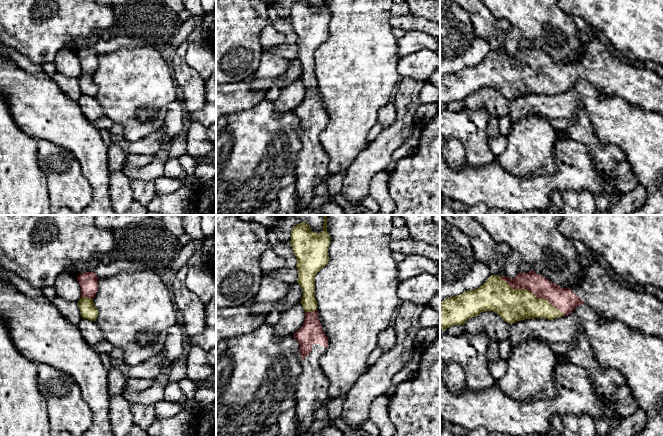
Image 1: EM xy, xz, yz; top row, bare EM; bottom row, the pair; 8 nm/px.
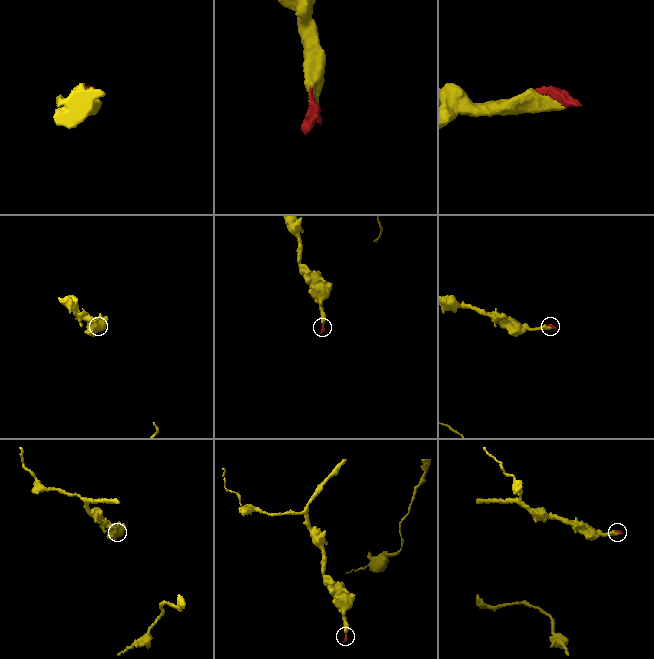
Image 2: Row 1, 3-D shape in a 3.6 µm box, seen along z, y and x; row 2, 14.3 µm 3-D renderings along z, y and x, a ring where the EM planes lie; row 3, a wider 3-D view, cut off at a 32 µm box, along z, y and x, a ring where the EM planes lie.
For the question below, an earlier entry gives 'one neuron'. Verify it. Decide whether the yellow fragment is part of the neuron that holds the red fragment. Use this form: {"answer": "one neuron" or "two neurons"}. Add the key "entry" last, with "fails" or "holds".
{"answer": "one neuron", "entry": "holds"}

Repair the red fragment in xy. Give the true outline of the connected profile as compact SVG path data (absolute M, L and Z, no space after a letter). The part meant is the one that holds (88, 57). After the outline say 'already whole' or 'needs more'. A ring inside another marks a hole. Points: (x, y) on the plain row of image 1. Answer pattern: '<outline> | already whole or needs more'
M86 48L77 52L81 62L81 74L78 77L82 94L96 97L98 86L93 79L93 74L98 67L98 53L94 48Z | needs more

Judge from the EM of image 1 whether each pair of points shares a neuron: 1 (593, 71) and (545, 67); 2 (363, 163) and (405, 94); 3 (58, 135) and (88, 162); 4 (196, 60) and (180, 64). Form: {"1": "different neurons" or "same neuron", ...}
{"1": "same neuron", "2": "same neuron", "3": "same neuron", "4": "different neurons"}

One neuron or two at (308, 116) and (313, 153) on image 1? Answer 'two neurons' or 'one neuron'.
one neuron

